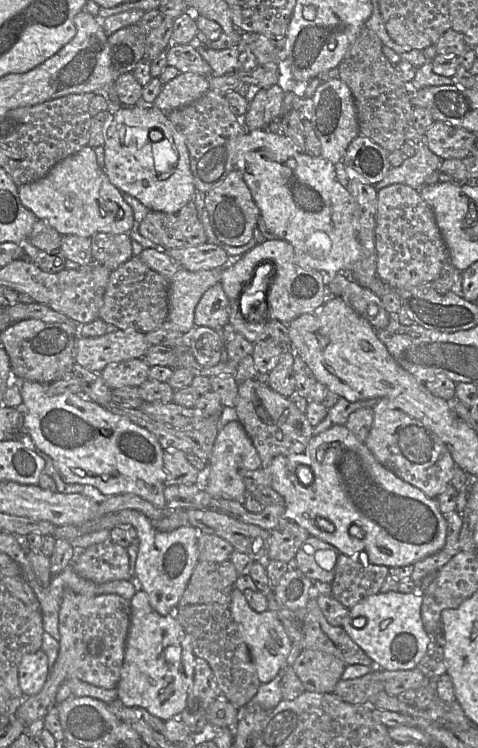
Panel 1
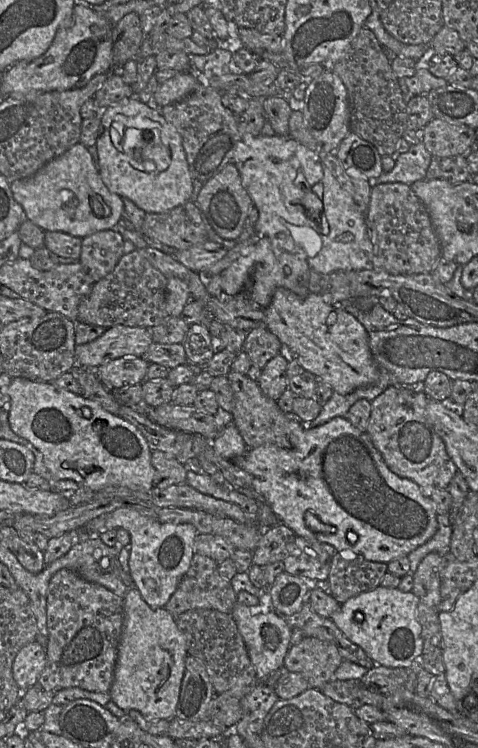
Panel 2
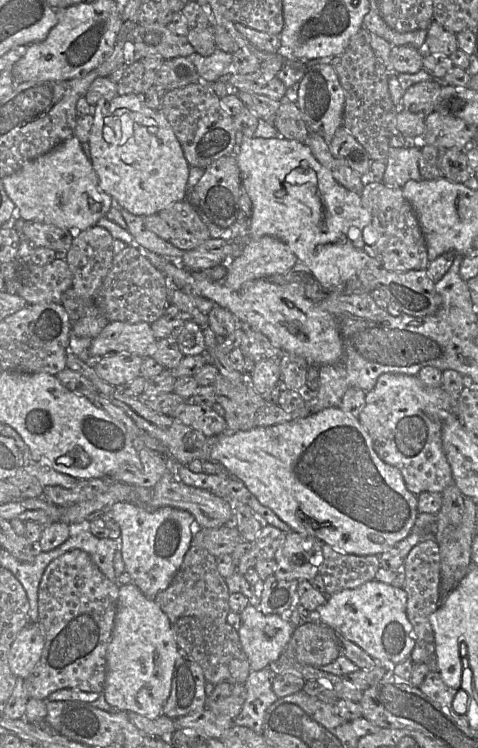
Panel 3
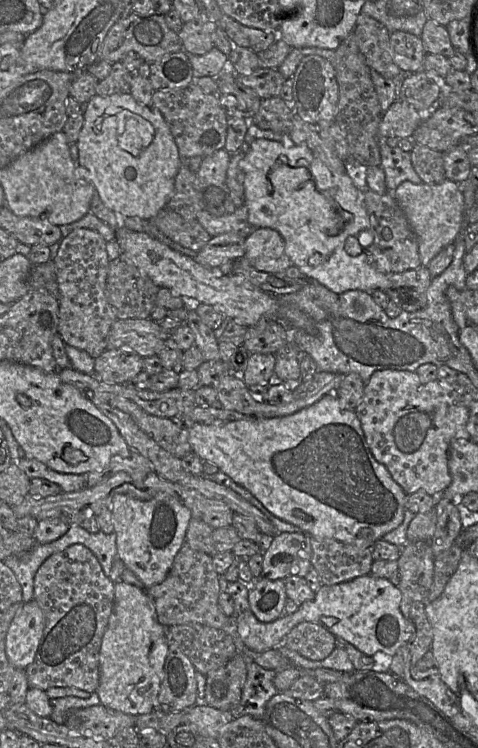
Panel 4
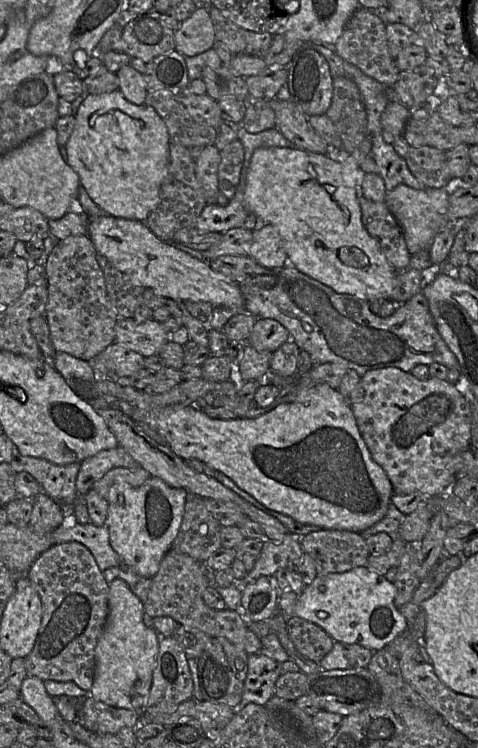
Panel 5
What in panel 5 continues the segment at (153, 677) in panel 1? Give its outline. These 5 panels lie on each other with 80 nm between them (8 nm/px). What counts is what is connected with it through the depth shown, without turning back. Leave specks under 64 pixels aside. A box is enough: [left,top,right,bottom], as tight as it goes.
[88,578,160,711]

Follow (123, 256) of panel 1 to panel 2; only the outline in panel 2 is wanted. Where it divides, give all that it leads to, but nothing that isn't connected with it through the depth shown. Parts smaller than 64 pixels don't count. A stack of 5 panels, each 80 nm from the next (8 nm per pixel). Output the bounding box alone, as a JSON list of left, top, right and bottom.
[78,230,124,283]

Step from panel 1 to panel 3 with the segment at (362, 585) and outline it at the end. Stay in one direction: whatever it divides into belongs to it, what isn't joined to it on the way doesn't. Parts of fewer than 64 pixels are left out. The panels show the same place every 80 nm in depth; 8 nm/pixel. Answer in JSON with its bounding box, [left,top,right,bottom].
[319,543,381,596]

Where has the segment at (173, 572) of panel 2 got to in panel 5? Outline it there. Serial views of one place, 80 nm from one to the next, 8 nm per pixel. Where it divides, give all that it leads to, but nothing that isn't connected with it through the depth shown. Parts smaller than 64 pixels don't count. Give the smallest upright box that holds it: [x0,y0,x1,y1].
[106,476,188,578]

